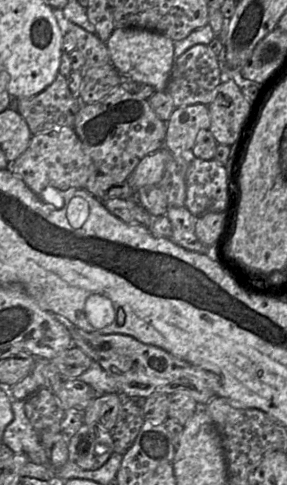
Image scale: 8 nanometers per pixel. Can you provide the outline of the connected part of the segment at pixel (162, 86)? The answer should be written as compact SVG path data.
M139 27L115 28L106 42L110 63L118 72L132 77L139 84L165 91L175 61L174 41L166 35Z

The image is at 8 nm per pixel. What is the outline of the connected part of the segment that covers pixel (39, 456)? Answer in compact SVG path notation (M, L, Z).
M25 401L12 402L13 420L6 427L2 444L15 454L25 454L29 462L51 467L46 451L40 442L40 436L25 414Z

